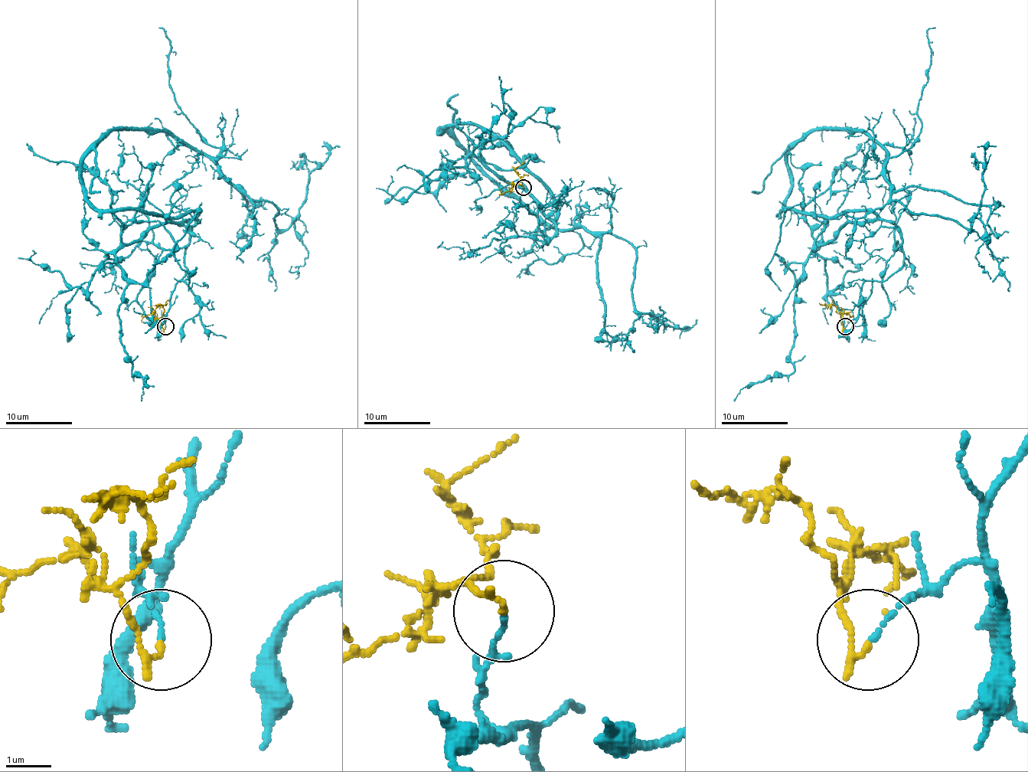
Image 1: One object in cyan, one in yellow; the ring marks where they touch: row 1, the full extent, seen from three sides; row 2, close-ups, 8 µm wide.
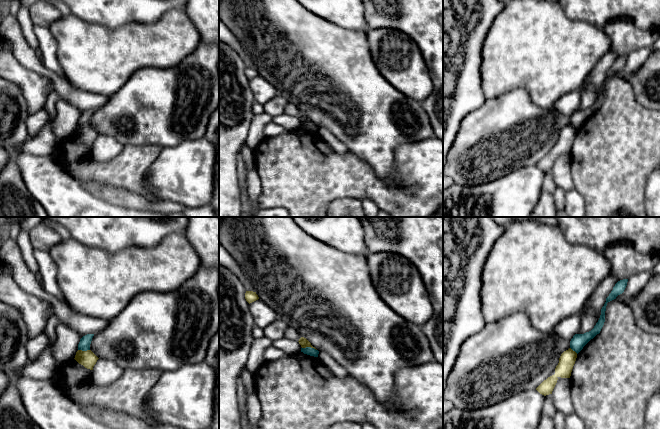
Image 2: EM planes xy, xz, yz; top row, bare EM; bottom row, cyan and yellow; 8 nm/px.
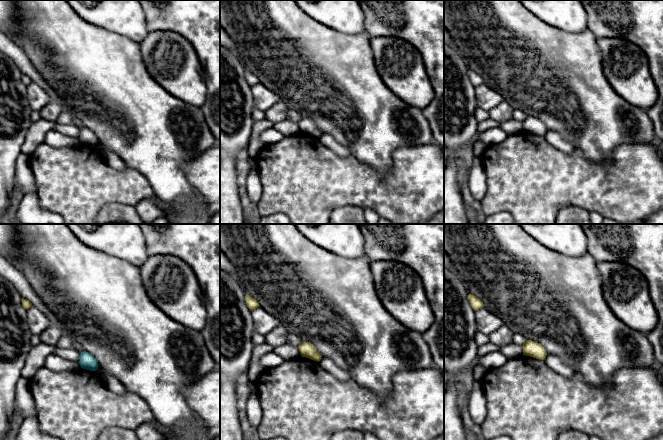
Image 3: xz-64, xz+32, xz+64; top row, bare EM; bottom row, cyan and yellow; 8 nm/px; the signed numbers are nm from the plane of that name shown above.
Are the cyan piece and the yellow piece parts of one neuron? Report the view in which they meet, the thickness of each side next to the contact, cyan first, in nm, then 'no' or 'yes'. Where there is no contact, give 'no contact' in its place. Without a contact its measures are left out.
xz | 70/70 nm | no

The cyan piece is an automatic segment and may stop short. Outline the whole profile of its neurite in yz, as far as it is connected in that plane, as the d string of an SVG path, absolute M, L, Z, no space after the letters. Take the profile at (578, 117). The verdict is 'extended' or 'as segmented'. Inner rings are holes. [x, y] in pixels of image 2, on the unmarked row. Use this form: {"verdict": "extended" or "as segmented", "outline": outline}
{"verdict": "as segmented", "outline": "M623 55L618 57L615 62L613 63L613 66L609 70L609 72L606 74L606 78L604 82L601 85L601 91L594 102L594 104L586 108L584 110L575 110L573 114L570 117L570 124L575 127L577 130L583 125L583 123L591 116L593 115L597 110L600 109L604 98L605 98L605 87L606 87L606 82L607 79L616 75L616 73L620 70L622 70L627 62L628 55Z"}

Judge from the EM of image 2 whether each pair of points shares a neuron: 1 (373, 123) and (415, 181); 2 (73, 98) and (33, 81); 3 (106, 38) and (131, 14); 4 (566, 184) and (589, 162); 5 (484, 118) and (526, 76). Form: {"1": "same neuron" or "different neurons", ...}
{"1": "different neurons", "2": "different neurons", "3": "different neurons", "4": "different neurons", "5": "different neurons"}

